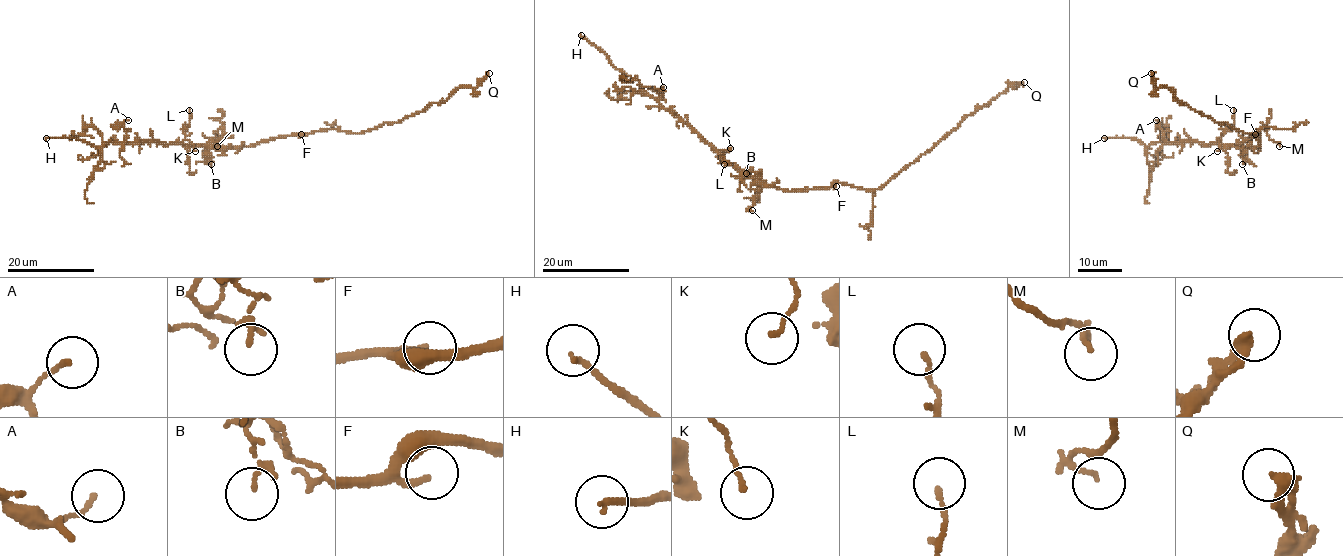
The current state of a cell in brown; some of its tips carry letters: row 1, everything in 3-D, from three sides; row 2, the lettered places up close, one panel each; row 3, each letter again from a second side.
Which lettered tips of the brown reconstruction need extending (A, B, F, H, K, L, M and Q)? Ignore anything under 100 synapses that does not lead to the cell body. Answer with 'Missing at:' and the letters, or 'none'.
Missing at: H

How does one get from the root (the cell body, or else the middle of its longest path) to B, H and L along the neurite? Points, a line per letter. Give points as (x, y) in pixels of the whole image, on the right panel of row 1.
B: (1259, 140), (1259, 146), (1242, 150), (1242, 164)
H: (1259, 140), (1256, 147), (1198, 141), (1156, 142), (1146, 147), (1129, 137), (1104, 138)
L: (1259, 140), (1256, 147), (1225, 146), (1220, 141), (1221, 135), (1233, 123), (1233, 110)

